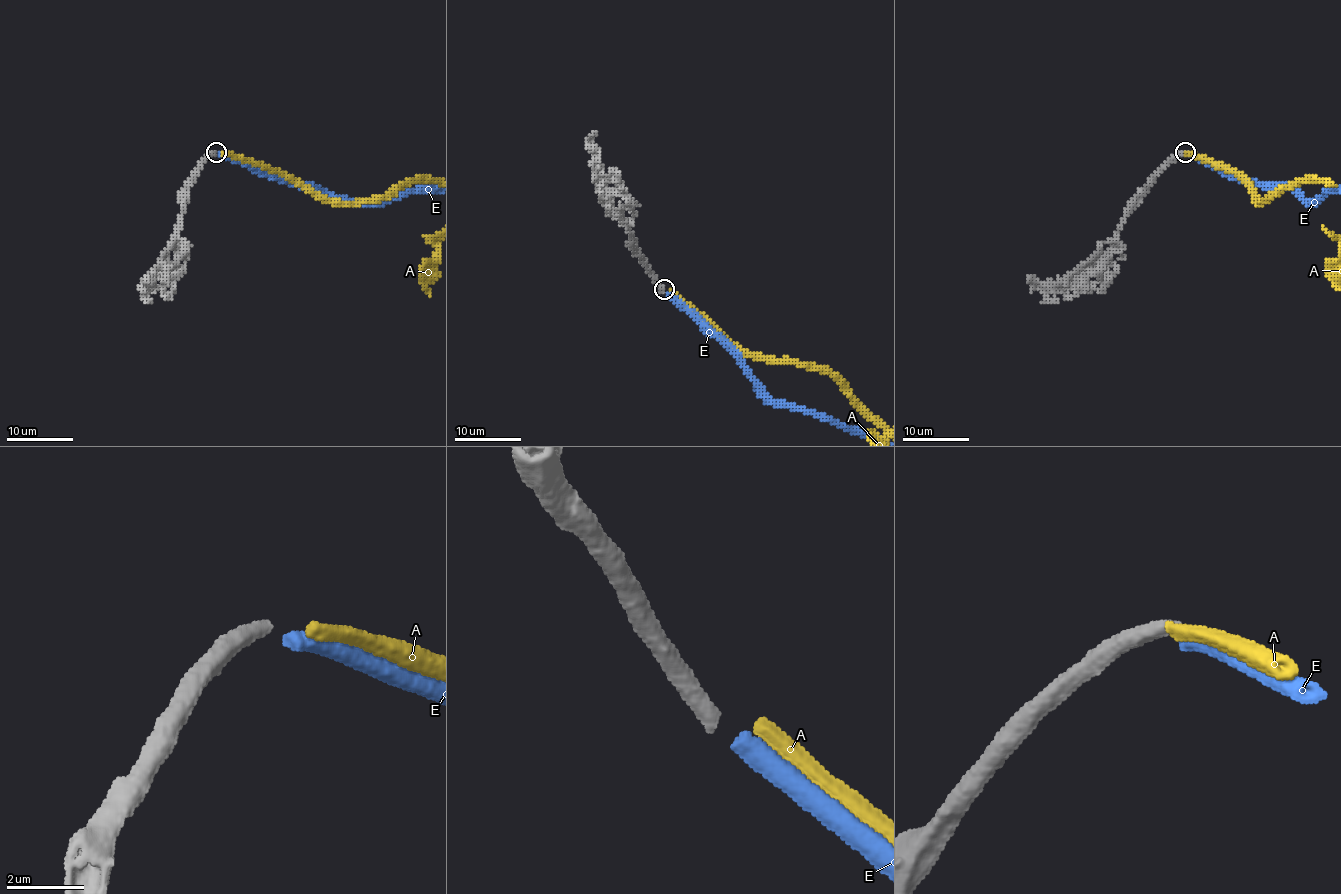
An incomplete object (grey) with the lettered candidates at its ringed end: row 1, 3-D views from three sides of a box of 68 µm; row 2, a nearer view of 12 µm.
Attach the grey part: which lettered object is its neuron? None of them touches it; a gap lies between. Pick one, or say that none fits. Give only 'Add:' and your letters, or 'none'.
Add: A

